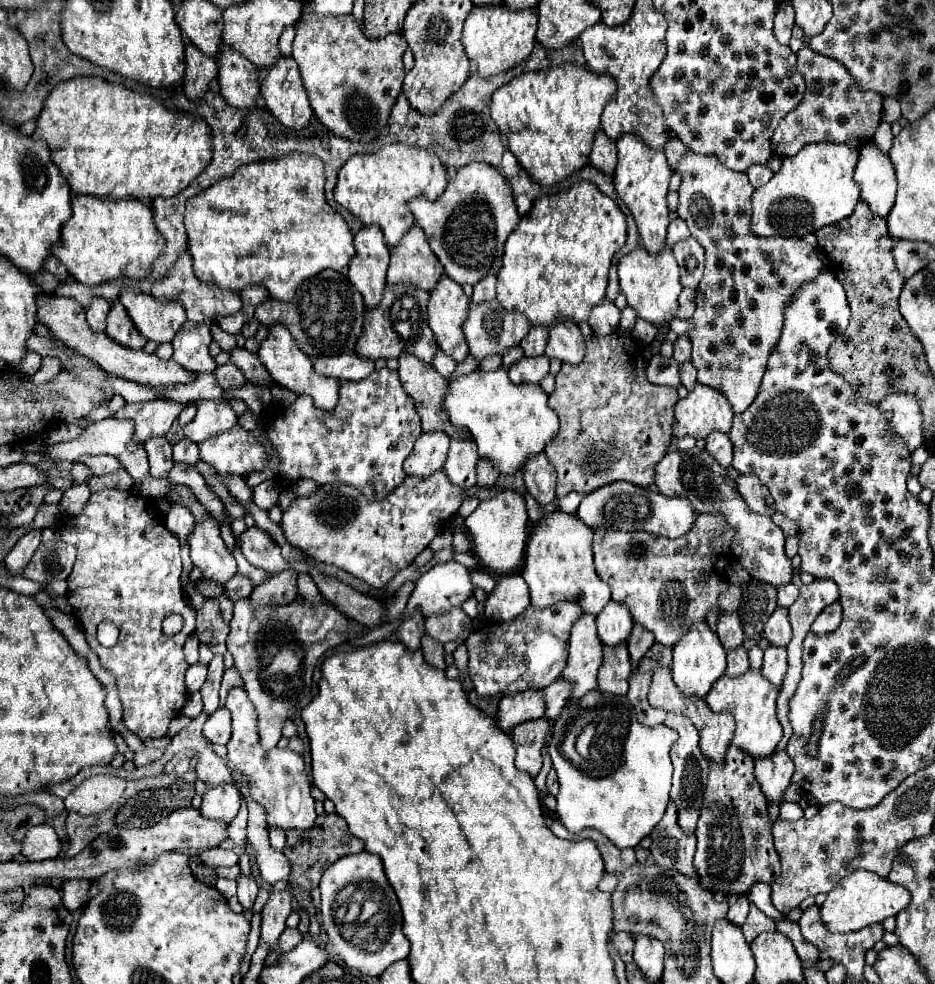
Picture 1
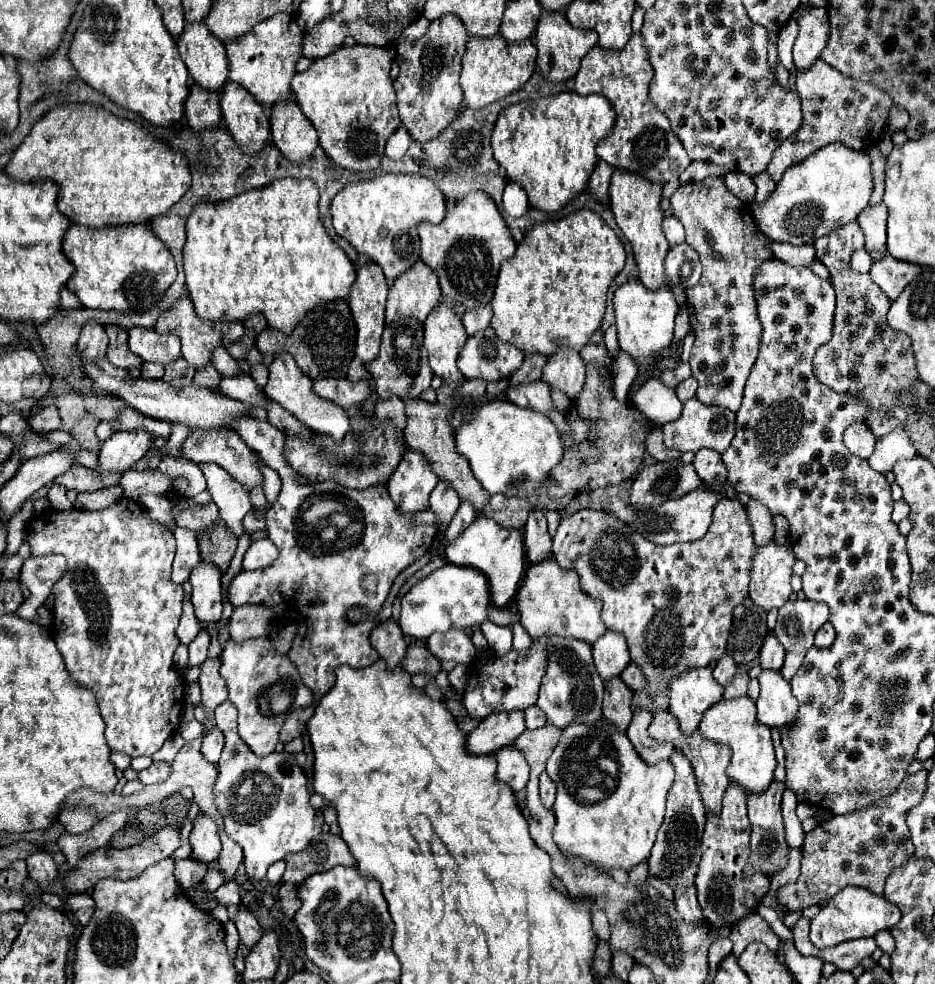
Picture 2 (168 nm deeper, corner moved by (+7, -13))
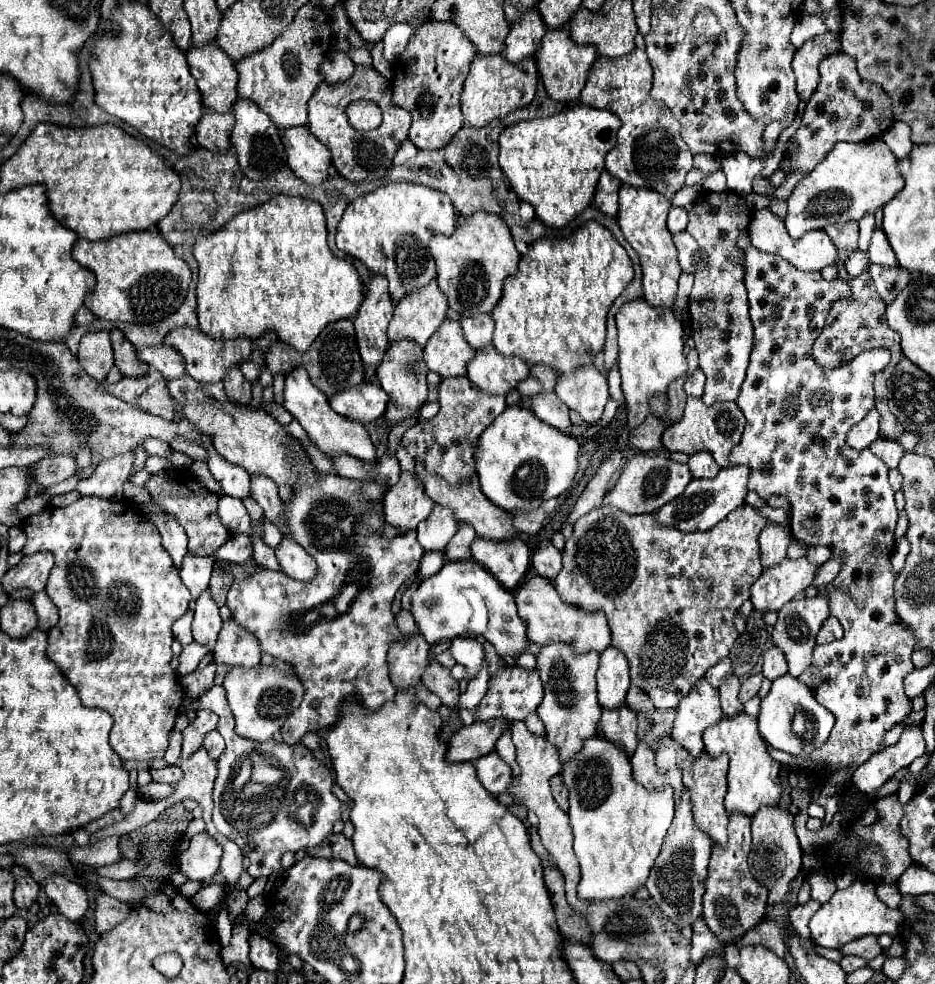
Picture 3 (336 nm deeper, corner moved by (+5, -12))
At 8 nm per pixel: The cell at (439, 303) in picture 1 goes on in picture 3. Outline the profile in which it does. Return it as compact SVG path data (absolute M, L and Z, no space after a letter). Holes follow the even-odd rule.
M447 319L427 341L423 361L441 377L467 375L467 363L475 357L475 349L467 345L459 321Z

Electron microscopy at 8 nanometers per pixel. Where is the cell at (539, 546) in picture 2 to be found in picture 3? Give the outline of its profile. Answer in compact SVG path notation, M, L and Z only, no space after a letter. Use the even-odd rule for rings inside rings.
M543 541L535 555L533 555L533 567L537 571L537 575L553 581L557 575L559 575L559 569L561 569L561 553L559 549L555 549L551 545L551 541Z

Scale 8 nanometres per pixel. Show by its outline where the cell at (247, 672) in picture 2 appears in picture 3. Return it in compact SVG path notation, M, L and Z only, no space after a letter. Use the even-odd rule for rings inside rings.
M257 665L249 671L237 667L231 669L223 681L227 691L227 701L235 717L235 731L241 737L253 741L267 741L275 731L281 729L285 719L301 705L303 701L303 685L297 675L287 675L285 671Z

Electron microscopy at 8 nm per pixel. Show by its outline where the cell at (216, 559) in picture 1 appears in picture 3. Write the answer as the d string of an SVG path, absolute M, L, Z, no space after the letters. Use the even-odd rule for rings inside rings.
M205 591L197 599L197 609L193 619L193 641L199 645L205 645L207 651L213 651L221 625L223 621L219 617L219 607L211 599L211 593Z

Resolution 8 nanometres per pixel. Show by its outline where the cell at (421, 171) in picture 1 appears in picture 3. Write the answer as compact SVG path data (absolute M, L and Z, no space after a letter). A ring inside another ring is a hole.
M389 181L347 205L337 227L337 247L359 259L371 275L387 277L389 295L393 301L399 301L437 277L429 239L433 235L451 235L453 231L455 207L445 193L425 185Z

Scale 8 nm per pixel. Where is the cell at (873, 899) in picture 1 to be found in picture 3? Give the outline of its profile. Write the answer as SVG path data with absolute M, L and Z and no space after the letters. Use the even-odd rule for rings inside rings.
M859 877L853 881L851 887L839 889L833 893L833 897L821 905L821 909L811 917L809 929L811 937L819 947L829 947L829 949L841 949L849 941L855 941L865 935L899 935L903 927L903 915L899 909L891 909L885 903L881 903L875 895L875 883L867 881L865 877Z

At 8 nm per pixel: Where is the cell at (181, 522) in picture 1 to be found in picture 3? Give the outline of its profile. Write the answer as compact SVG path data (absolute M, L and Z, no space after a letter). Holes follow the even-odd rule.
M189 553L185 555L179 575L181 575L185 587L191 591L193 599L197 599L209 587L211 571L213 571L211 557L197 557L197 555L189 555Z

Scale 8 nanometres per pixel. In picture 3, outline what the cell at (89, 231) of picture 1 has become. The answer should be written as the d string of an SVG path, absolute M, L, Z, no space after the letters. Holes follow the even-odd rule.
M157 231L123 233L103 241L79 239L73 257L95 273L95 291L85 299L85 307L101 319L135 325L151 325L175 313L187 297L191 267L179 259L171 245Z

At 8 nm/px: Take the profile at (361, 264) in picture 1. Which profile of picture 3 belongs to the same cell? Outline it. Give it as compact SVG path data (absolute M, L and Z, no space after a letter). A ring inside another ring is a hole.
M381 275L373 277L367 289L367 295L353 317L355 333L357 333L357 345L365 367L365 379L371 379L379 367L379 361L383 359L389 339L387 339L387 325L391 321L393 301L387 291L387 279Z

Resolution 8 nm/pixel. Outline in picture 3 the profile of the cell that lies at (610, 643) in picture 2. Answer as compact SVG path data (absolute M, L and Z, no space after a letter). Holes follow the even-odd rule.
M607 647L601 653L597 671L597 701L603 709L619 709L625 705L629 689L629 665L623 653Z

